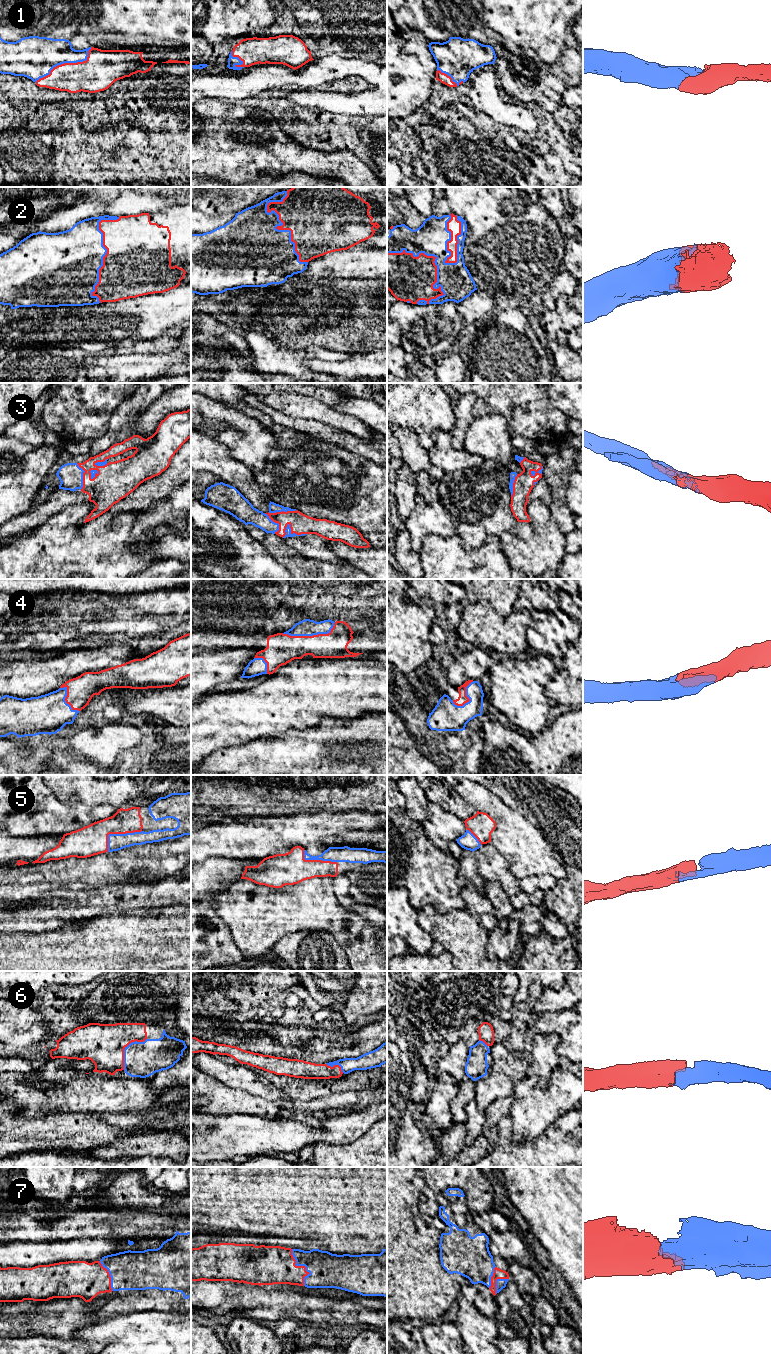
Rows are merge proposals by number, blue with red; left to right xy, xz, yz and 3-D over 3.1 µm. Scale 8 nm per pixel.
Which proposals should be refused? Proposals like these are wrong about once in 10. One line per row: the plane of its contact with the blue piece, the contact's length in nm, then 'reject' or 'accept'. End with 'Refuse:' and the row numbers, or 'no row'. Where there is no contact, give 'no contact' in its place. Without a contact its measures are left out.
1: meets blue in xy; contact 550 nm long; accept
2: meets blue in yz; contact 550 nm long; accept
3: meets blue in xz; contact 200 nm long; accept
4: meets blue in xz; contact 440 nm long; accept
5: meets blue in xy; contact 320 nm long; accept
6: meets blue in xy; contact 320 nm long; accept
7: meets blue in xz; contact 320 nm long; accept
Refuse: no row

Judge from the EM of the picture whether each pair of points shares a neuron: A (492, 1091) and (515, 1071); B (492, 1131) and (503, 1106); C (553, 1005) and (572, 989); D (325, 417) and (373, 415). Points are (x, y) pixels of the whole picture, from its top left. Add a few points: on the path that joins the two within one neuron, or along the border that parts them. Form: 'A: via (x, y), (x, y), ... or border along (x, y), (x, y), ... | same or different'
A: via (498, 1085), (509, 1074) | same
B: via (493, 1125), (494, 1115), (497, 1112) | same
C: via (558, 1000), (561, 1000), (567, 994) | same
D: border along (333, 408), (356, 416), (371, 428) | different

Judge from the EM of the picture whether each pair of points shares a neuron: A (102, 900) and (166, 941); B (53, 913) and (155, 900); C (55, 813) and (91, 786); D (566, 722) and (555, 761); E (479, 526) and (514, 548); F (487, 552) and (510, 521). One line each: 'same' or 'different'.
A: different
B: same
C: different
D: same
E: different
F: different

